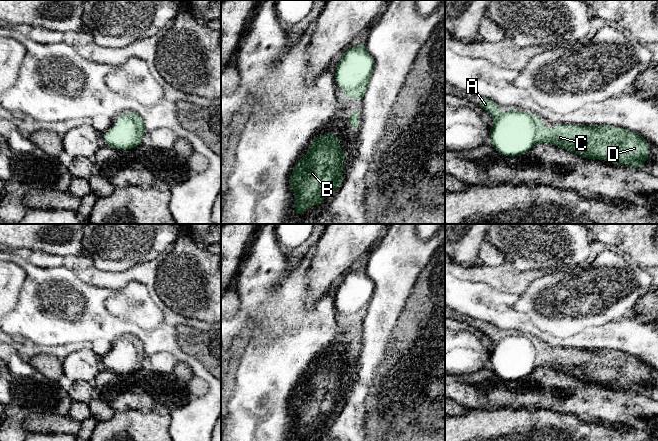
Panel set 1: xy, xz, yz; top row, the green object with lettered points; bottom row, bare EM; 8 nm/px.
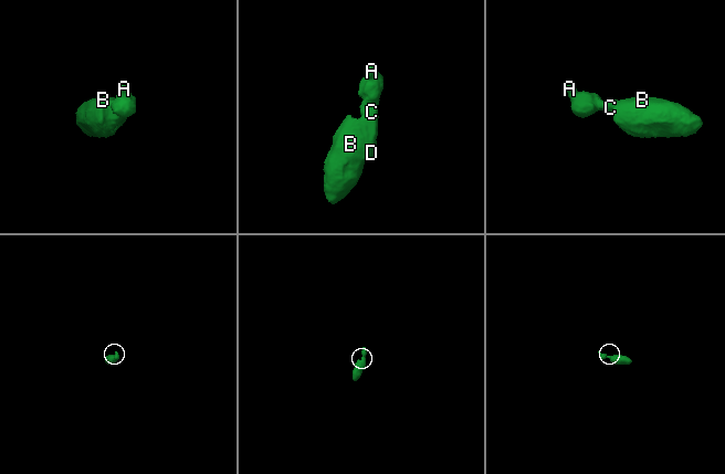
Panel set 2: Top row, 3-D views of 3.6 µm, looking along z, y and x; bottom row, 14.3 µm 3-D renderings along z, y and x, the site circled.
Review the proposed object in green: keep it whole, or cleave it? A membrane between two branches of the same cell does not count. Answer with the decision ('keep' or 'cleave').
keep

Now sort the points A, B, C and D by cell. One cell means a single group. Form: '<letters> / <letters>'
A B C D

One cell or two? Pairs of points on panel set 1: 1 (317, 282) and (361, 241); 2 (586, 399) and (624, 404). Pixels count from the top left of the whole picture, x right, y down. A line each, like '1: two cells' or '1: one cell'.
1: one cell
2: one cell

